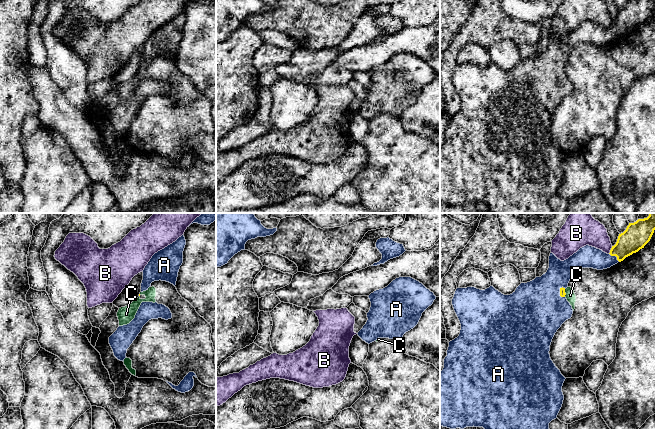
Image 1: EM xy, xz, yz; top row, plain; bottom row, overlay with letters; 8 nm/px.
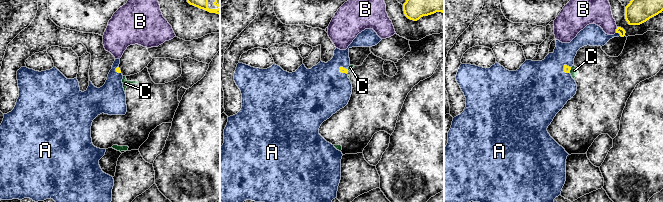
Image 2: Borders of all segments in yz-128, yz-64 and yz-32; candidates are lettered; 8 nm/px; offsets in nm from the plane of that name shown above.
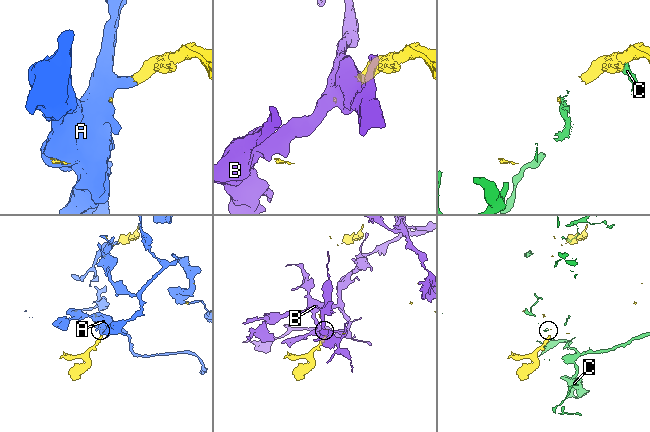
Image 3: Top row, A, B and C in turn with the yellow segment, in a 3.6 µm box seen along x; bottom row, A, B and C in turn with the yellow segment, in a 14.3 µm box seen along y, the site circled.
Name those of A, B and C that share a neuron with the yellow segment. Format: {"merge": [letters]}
{"merge": ["A"]}

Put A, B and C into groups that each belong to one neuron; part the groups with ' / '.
A / B / C

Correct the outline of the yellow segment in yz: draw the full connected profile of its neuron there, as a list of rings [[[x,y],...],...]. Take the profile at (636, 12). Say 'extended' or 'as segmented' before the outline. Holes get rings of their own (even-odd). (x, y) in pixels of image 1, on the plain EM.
extended; [[[629,0],[626,6],[619,10],[617,18],[612,22],[609,30],[589,21],[580,24],[576,29],[564,37],[561,37],[553,29],[550,29],[549,44],[547,48],[530,58],[521,59],[510,71],[502,70],[493,62],[490,62],[485,66],[480,66],[475,63],[457,64],[452,75],[452,81],[460,97],[461,106],[459,112],[449,118],[447,132],[444,135],[444,144],[440,148],[440,202],[450,205],[464,205],[473,202],[483,203],[488,207],[491,213],[555,213],[549,205],[549,199],[557,194],[562,183],[564,176],[562,162],[566,154],[551,136],[549,127],[555,109],[566,96],[572,93],[573,90],[572,82],[565,73],[565,65],[568,63],[572,50],[580,44],[593,44],[597,46],[610,44],[618,38],[623,37],[626,33],[644,24],[650,17],[654,6],[655,0]]]

